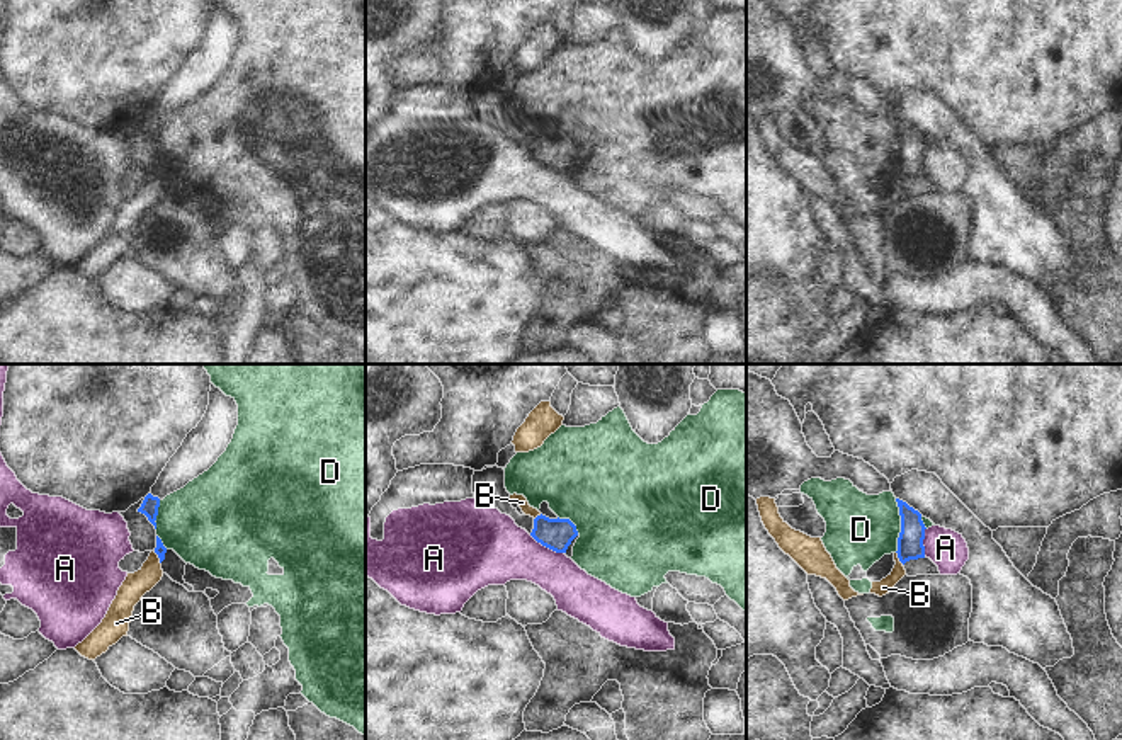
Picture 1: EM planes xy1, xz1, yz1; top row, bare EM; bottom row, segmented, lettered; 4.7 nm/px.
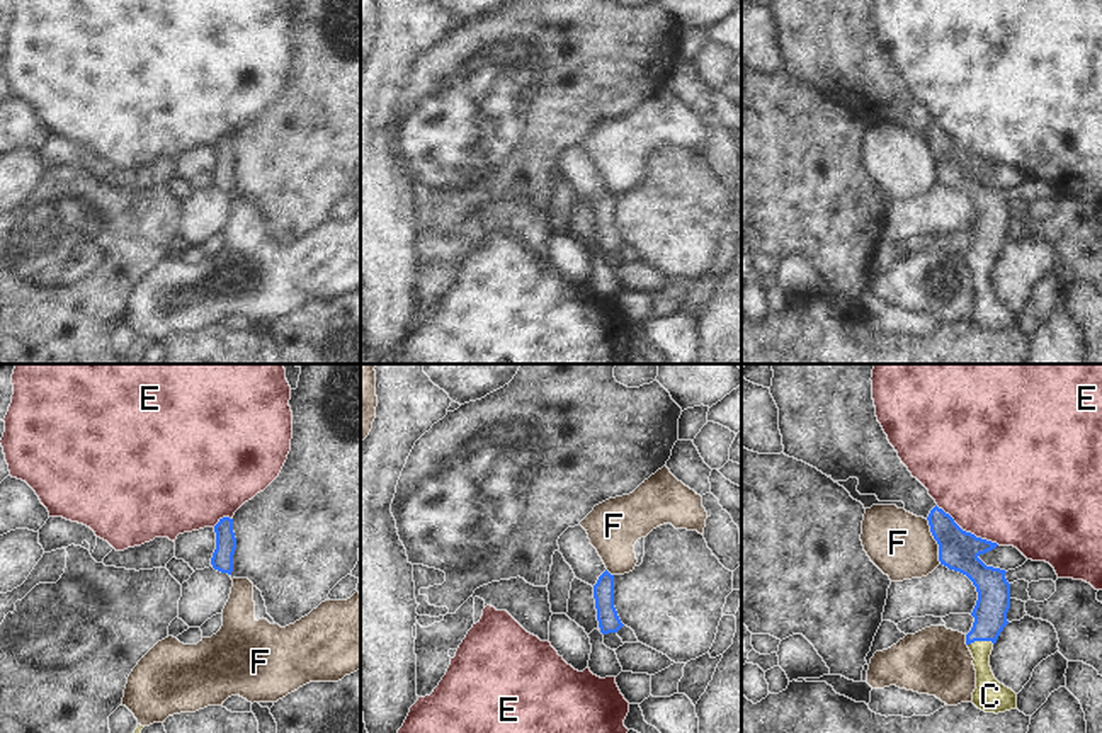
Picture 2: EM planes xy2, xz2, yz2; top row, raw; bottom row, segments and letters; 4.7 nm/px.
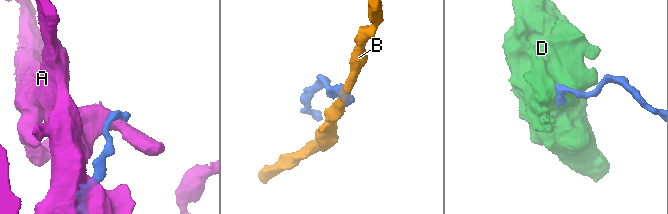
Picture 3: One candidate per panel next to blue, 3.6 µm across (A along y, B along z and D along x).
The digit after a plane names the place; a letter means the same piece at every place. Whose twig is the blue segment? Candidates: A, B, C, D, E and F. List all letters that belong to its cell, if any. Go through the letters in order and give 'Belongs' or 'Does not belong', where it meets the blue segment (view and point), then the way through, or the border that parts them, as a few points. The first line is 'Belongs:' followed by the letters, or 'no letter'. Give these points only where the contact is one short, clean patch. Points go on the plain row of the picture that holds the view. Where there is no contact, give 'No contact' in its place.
Belongs: C
A: Does not belong. Touches blue at xz1 (546, 165). Boundary: xz1 (529, 153), (563, 172)
B: Does not belong. Touches blue at xy1 (158, 176). Boundary: xy1 (153, 170), (160, 182)
C: Belongs. Touches blue at yz2 (980, 259). Path across: yz2 (994, 210), (990, 238), (980, 259), (982, 286), (988, 310)
D: Does not belong. Touches blue at yz1 (901, 145). Boundary: yz1 (895, 118), (900, 128), (896, 170)
E: Does not belong. Touches blue at yz2 (968, 152)
F: Does not belong. Touches blue at yz2 (936, 159).

